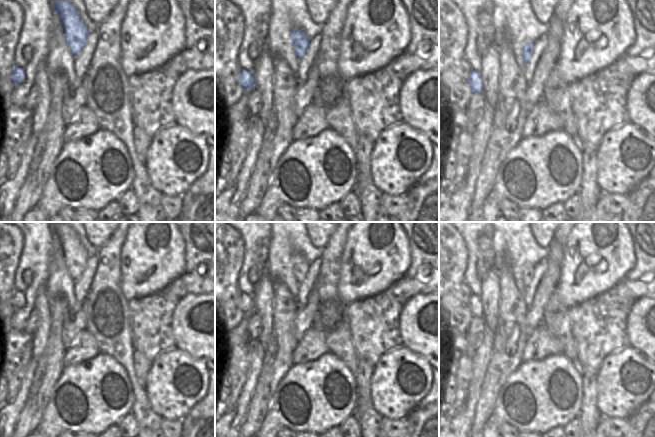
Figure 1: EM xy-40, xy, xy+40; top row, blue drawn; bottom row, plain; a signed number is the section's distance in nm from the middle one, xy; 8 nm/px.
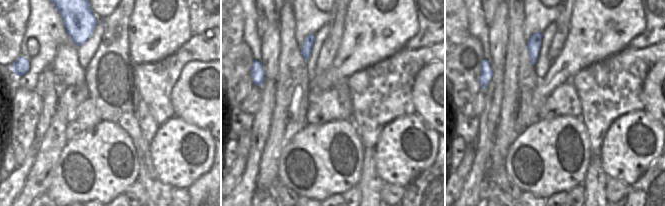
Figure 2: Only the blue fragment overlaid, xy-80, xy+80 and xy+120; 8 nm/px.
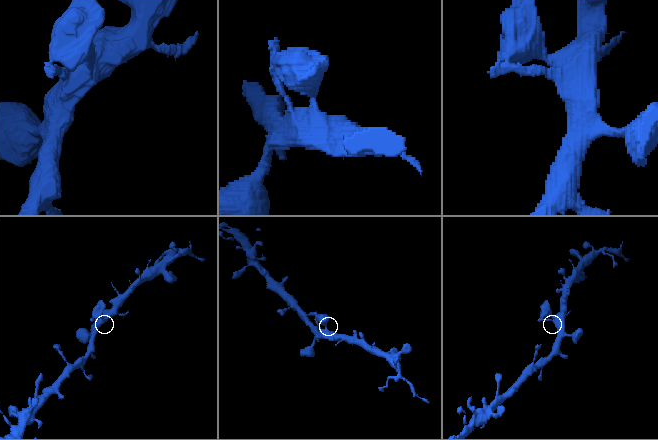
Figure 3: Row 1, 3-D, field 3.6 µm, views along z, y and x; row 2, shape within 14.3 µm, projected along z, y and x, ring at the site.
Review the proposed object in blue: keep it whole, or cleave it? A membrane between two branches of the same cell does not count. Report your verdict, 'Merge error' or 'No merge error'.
No merge error.

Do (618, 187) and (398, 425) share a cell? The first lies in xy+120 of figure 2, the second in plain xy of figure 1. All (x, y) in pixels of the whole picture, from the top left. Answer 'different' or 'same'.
same

